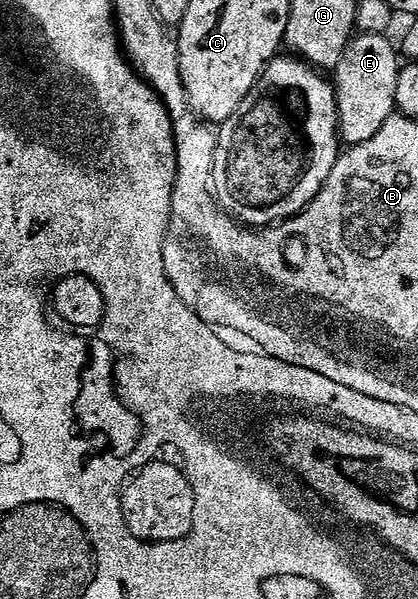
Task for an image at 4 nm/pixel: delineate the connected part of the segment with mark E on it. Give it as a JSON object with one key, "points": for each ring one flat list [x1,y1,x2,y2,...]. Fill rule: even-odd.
{"points":[[362,33,352,39,342,54,342,62,335,69,336,98,339,106,340,135,346,145,359,145,372,139,384,124,396,113,396,90,401,61,394,44,385,34]]}

